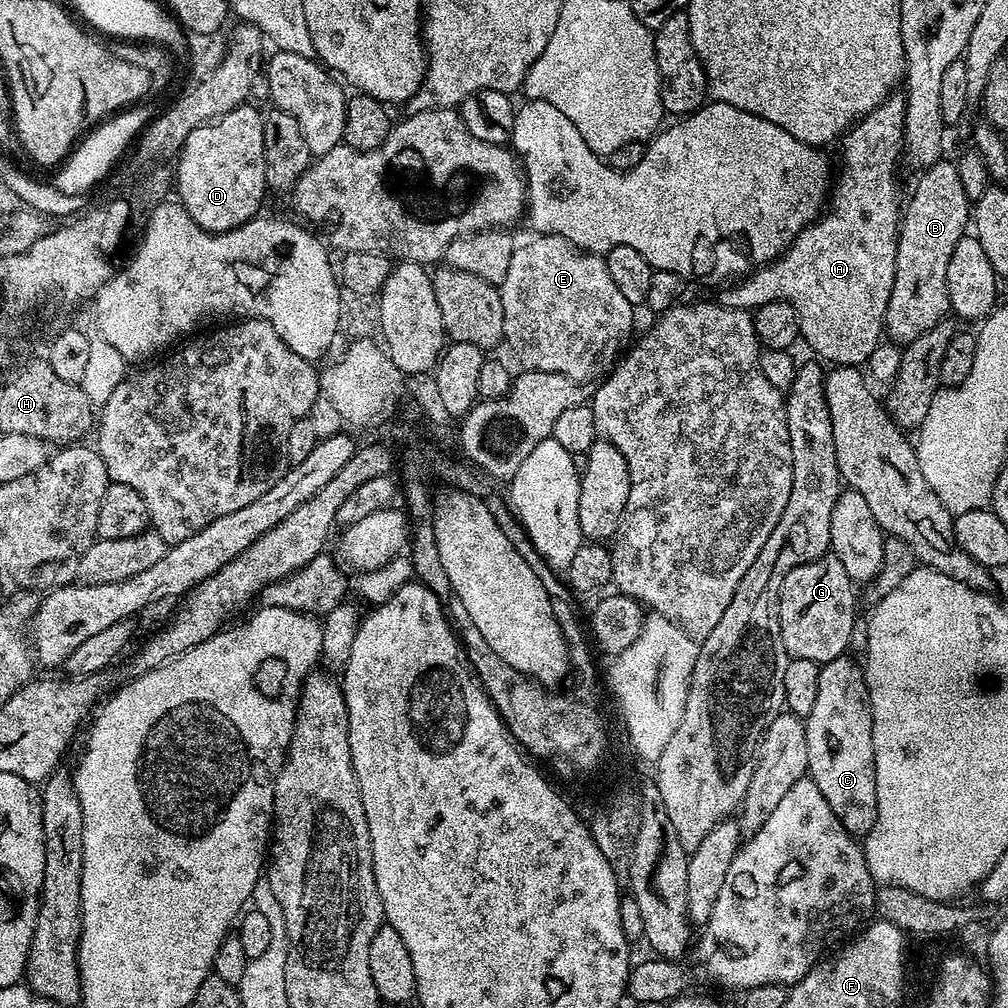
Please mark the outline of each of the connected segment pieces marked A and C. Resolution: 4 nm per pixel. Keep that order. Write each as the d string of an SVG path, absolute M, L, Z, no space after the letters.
M893 94L887 100L882 101L870 114L857 120L851 128L843 133L840 144L840 177L835 177L834 187L830 192L830 207L813 224L803 228L794 238L794 242L784 251L783 256L776 257L769 264L763 264L755 272L749 272L739 282L725 287L724 293L718 296L718 303L727 308L742 308L755 310L766 306L771 300L785 300L794 306L794 314L798 314L798 326L803 343L808 343L818 355L821 361L829 360L832 366L864 366L874 354L874 350L880 347L882 337L885 335L884 319L886 318L886 306L890 302L890 290L894 290L894 266L896 265L896 239L900 236L900 218L902 215L902 196L900 200L900 188L896 185L896 167L901 167L902 153L904 151L904 115L906 106L904 97Z
M847 655L820 665L818 694L814 708L804 720L806 730L807 775L830 802L830 810L853 837L863 837L874 826L876 817L876 779L874 778L874 742L872 715L868 709L868 691L864 669Z

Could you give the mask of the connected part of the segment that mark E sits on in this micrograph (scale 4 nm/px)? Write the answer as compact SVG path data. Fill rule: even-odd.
M536 234L531 238L533 240L516 247L506 269L506 278L498 286L502 298L504 340L527 371L562 374L577 382L587 381L596 359L631 330L634 306L626 302L614 278L610 278L603 255L581 252L560 236Z

